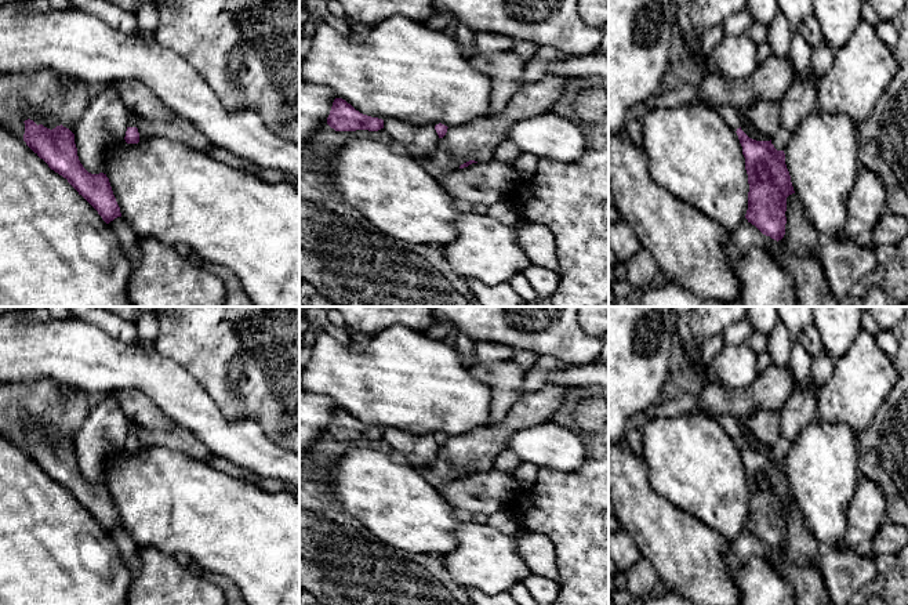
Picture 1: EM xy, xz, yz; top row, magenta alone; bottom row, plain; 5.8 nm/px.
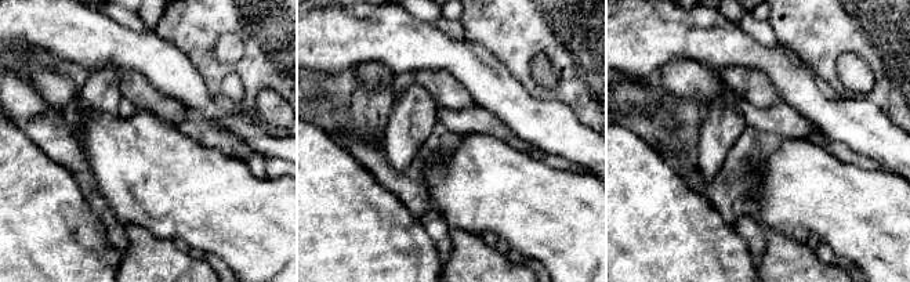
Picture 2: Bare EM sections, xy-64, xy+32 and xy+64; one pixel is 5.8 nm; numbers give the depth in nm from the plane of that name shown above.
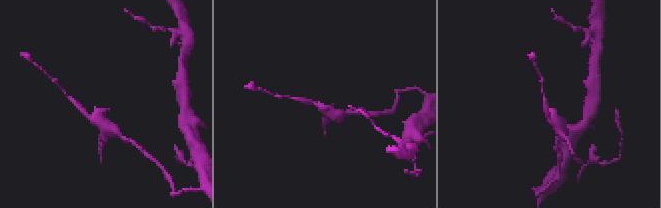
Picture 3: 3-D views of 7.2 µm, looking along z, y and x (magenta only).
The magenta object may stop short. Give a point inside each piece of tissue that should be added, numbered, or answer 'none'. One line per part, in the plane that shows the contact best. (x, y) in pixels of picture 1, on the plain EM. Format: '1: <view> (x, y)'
1: yz (730, 424)

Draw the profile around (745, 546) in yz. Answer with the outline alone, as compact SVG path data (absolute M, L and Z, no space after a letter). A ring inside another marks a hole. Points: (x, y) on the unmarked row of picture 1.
M747 530L736 540L729 541L724 562L730 572L736 572L752 557L764 559L774 568L776 562L780 559L780 554L777 550L763 544L755 535Z

